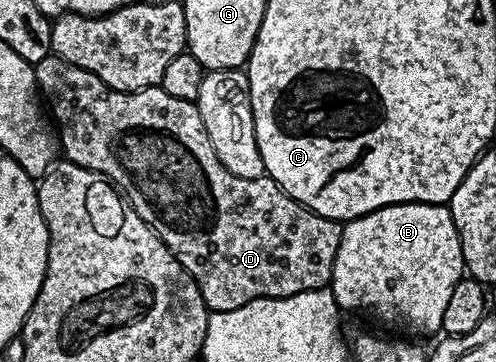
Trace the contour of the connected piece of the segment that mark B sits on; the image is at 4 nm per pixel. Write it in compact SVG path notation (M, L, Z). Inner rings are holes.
M391 204L343 225L330 290L345 313L365 312L368 316L377 316L392 328L424 336L427 332L441 331L450 293L465 272L462 246L451 207L442 204Z

